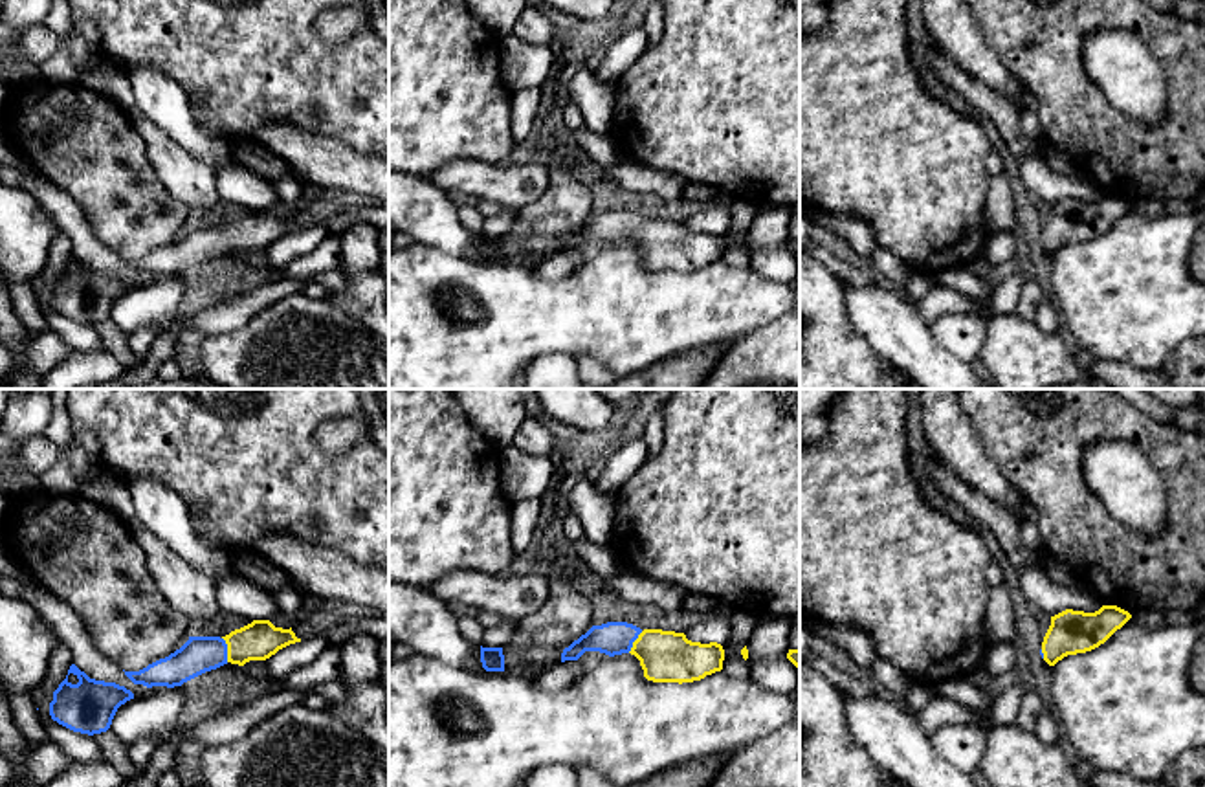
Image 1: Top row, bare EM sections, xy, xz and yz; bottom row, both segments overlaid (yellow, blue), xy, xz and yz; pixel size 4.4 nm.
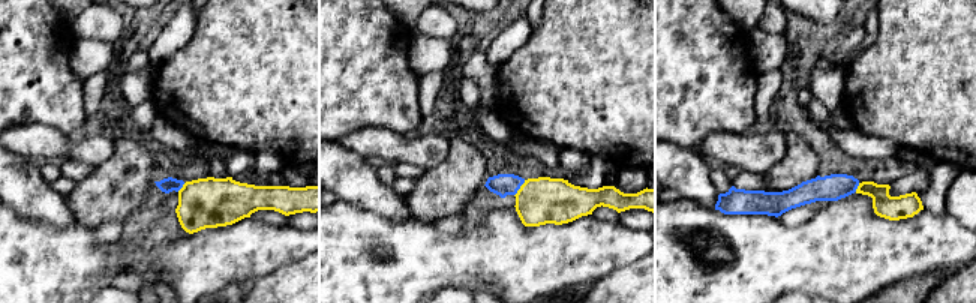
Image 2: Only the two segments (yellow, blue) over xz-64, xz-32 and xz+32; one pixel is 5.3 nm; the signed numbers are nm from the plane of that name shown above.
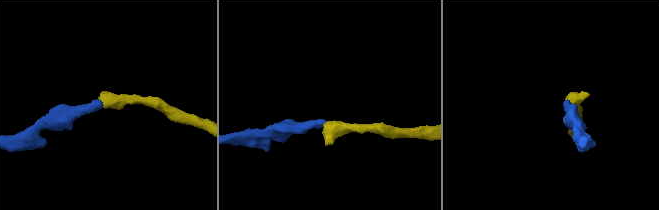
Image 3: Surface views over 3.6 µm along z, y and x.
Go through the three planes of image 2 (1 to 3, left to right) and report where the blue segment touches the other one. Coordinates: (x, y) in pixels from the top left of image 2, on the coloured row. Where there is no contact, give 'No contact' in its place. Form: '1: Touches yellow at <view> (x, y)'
1: Touches yellow at xz-64 (182, 188)
2: Touches yellow at xz-32 (520, 188)
3: Touches yellow at xz+32 (858, 188)

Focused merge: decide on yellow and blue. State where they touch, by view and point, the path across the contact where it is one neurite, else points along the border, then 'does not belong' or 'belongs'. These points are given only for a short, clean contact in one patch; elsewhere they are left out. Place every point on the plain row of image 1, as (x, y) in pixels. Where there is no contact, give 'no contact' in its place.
meets yellow in xy at (228, 239); runs through xy (257, 230), (228, 239), (200, 243); belongs

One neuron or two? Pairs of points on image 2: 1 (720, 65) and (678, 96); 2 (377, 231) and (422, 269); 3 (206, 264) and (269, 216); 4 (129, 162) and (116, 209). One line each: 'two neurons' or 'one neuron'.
1: one neuron
2: one neuron
3: two neurons
4: one neuron

